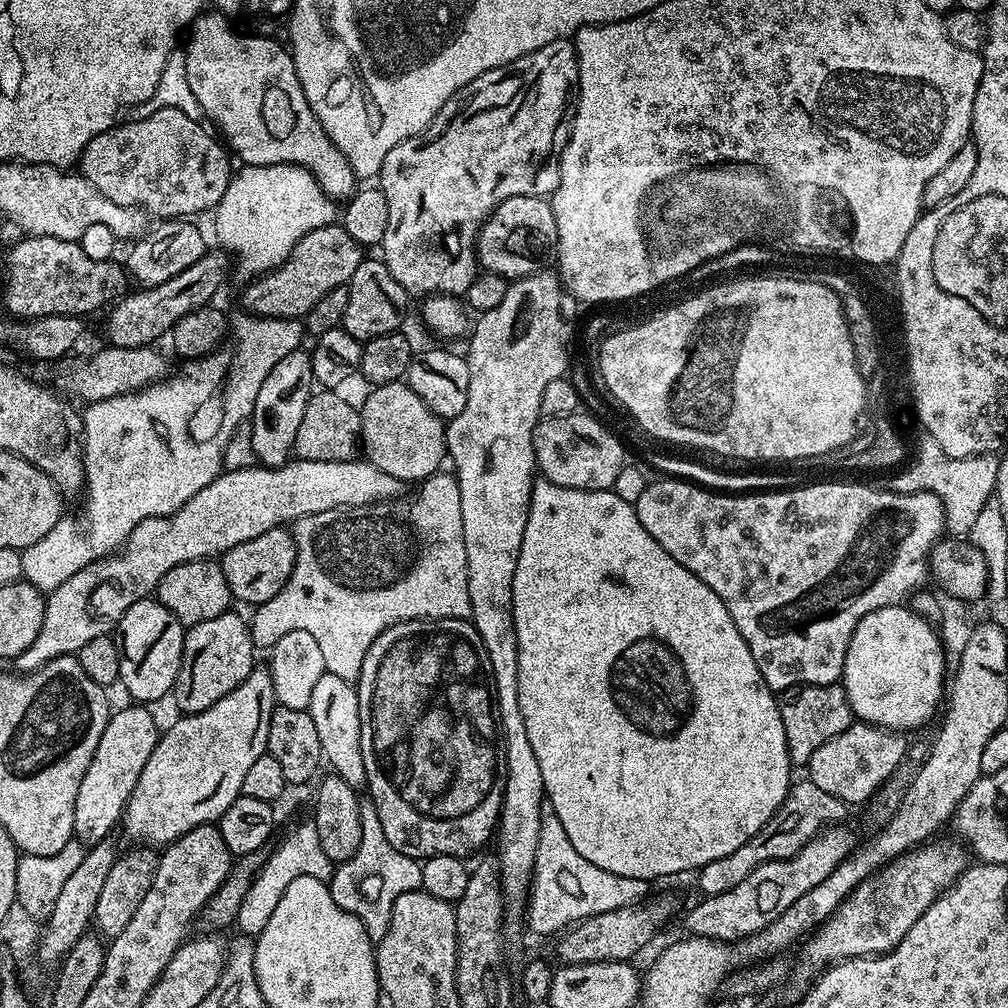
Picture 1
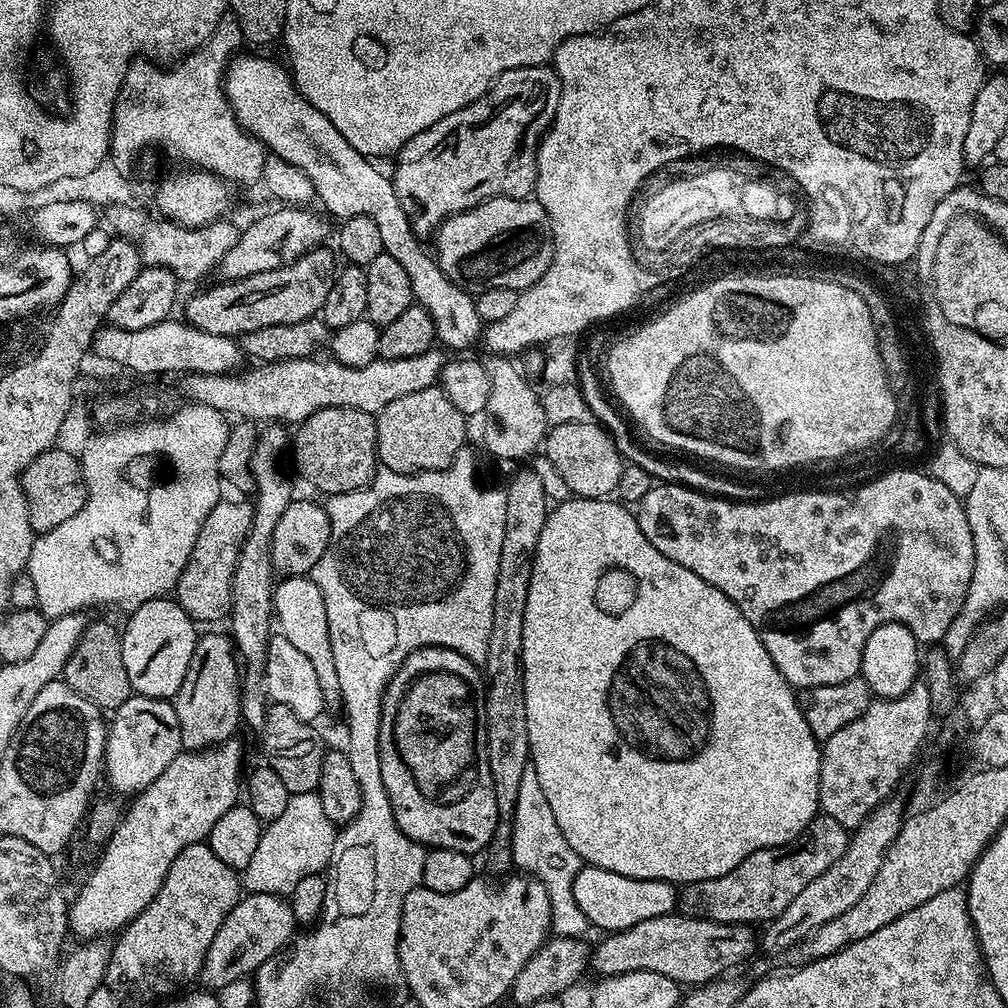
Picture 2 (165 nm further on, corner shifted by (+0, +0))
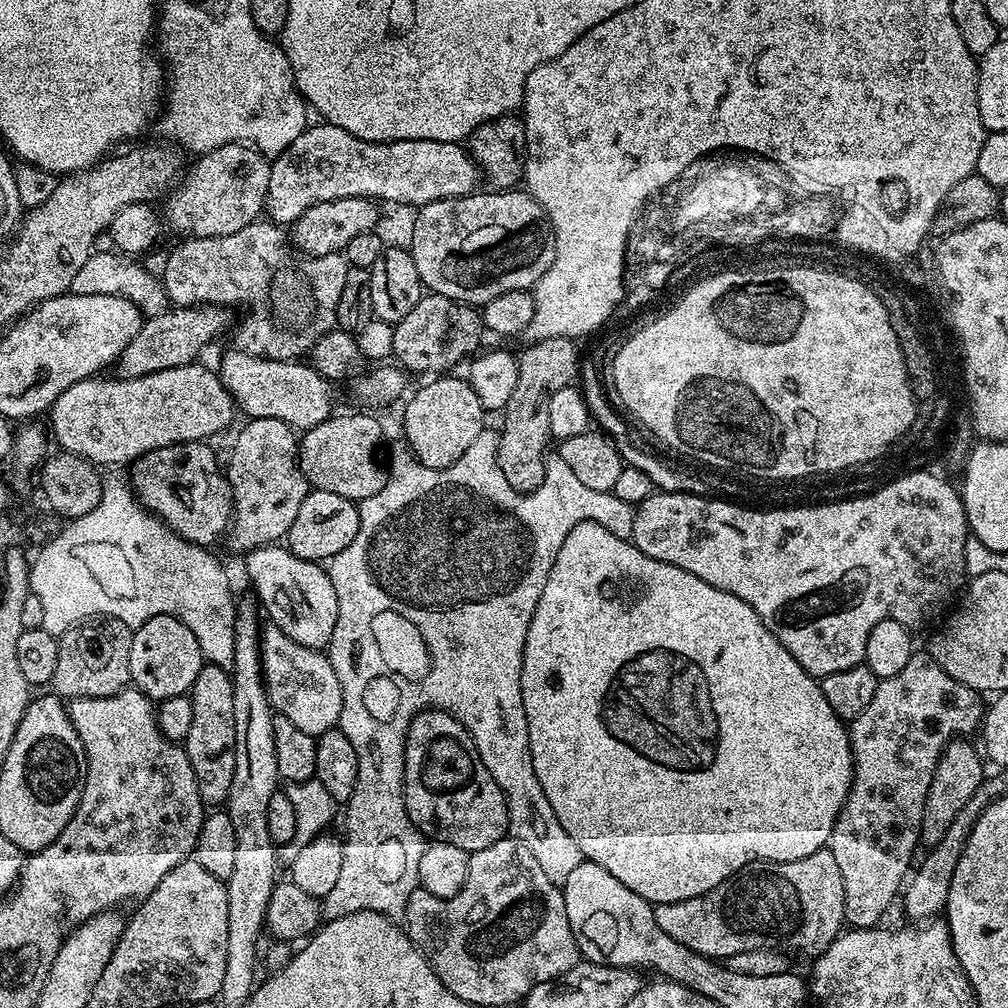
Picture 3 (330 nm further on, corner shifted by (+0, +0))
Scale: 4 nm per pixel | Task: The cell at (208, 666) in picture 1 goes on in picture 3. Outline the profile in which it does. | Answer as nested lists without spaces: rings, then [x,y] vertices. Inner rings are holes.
[[[205,663],[190,689],[194,718],[190,730],[182,741],[182,747],[194,766],[198,778],[198,794],[205,806],[220,806],[230,794],[230,782],[234,782],[234,686],[231,675],[225,669]]]

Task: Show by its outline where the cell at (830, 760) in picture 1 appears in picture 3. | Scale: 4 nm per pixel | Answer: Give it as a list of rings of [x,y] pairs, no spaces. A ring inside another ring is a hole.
[[[922,650],[922,652],[917,651],[913,654],[910,662],[906,662],[906,666],[902,666],[902,670],[898,670],[898,674],[877,679],[874,698],[870,698],[870,706],[866,706],[866,710],[862,710],[862,714],[858,714],[858,718],[851,720],[848,728],[848,742],[852,747],[852,785],[848,791],[846,802],[834,822],[826,847],[834,854],[834,859],[838,861],[838,871],[842,873],[842,886],[846,890],[844,919],[852,928],[877,927],[883,921],[880,919],[887,914],[888,907],[894,902],[897,903],[902,892],[902,885],[905,883],[906,877],[914,864],[912,855],[915,854],[916,848],[918,849],[920,844],[920,823],[922,822],[923,806],[926,802],[927,790],[930,789],[931,779],[934,778],[935,766],[950,740],[971,737],[979,729],[985,710],[985,705],[980,704],[980,700],[982,700],[981,693],[968,688],[962,682],[955,681],[949,674],[946,674],[945,670],[942,670],[938,662],[932,660],[927,651]]]

